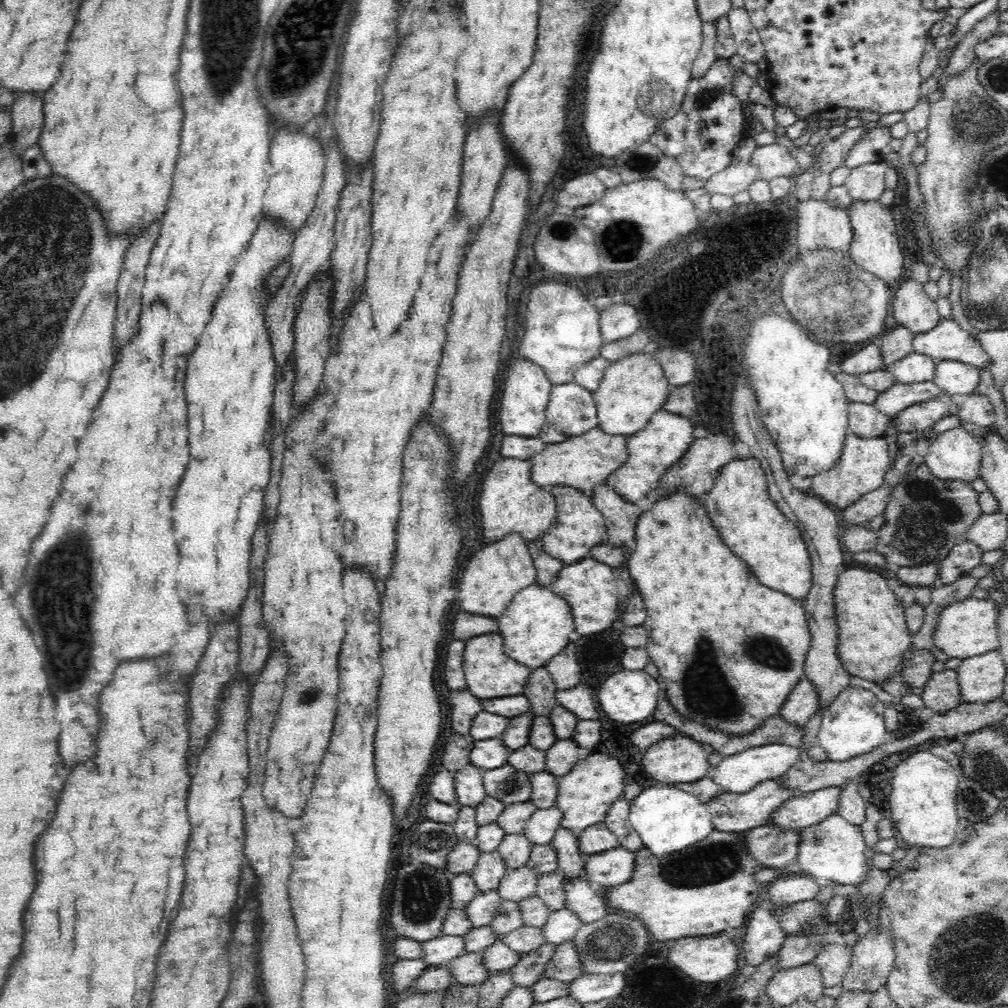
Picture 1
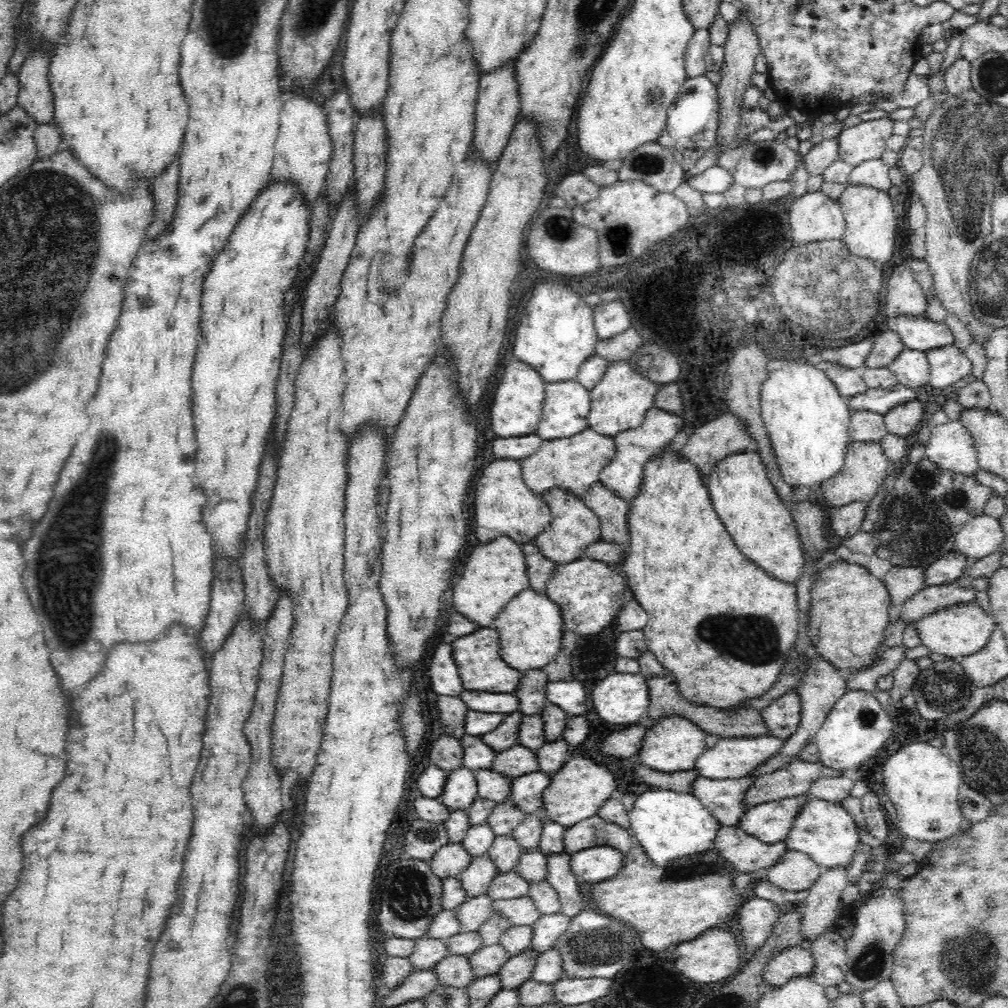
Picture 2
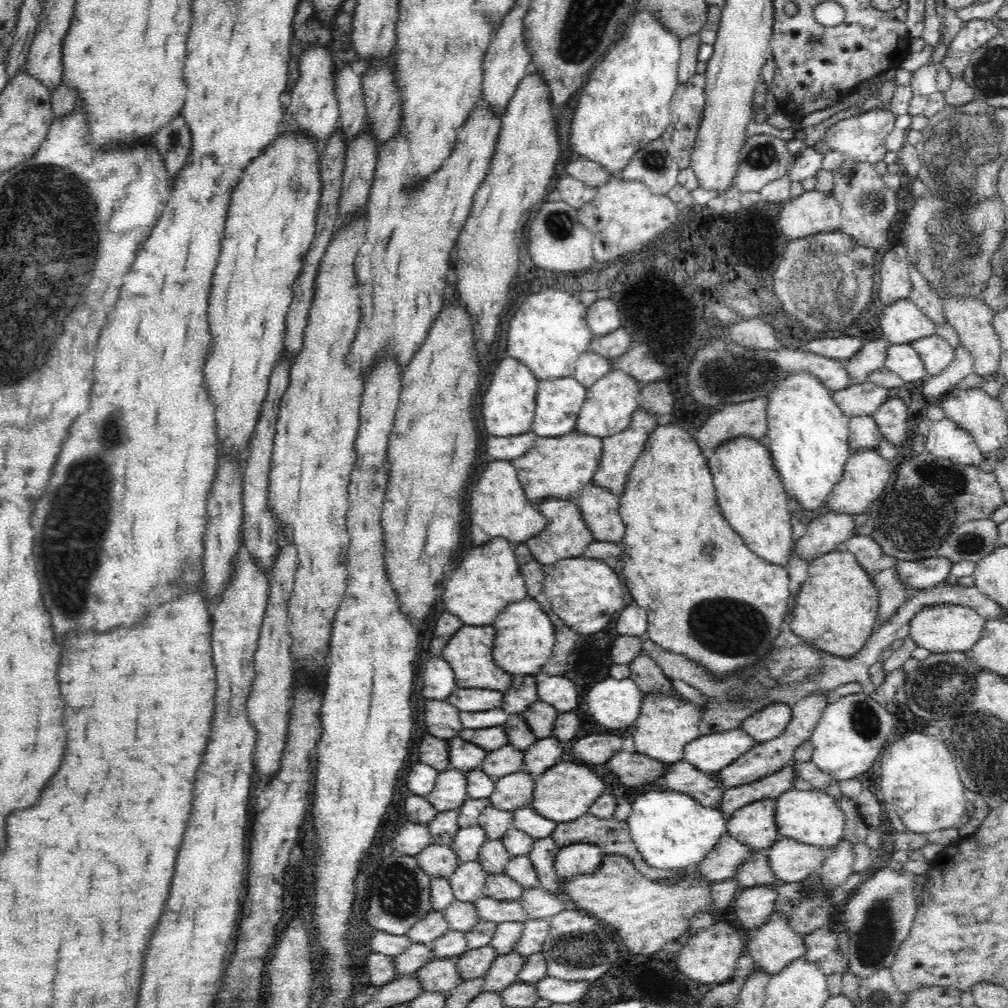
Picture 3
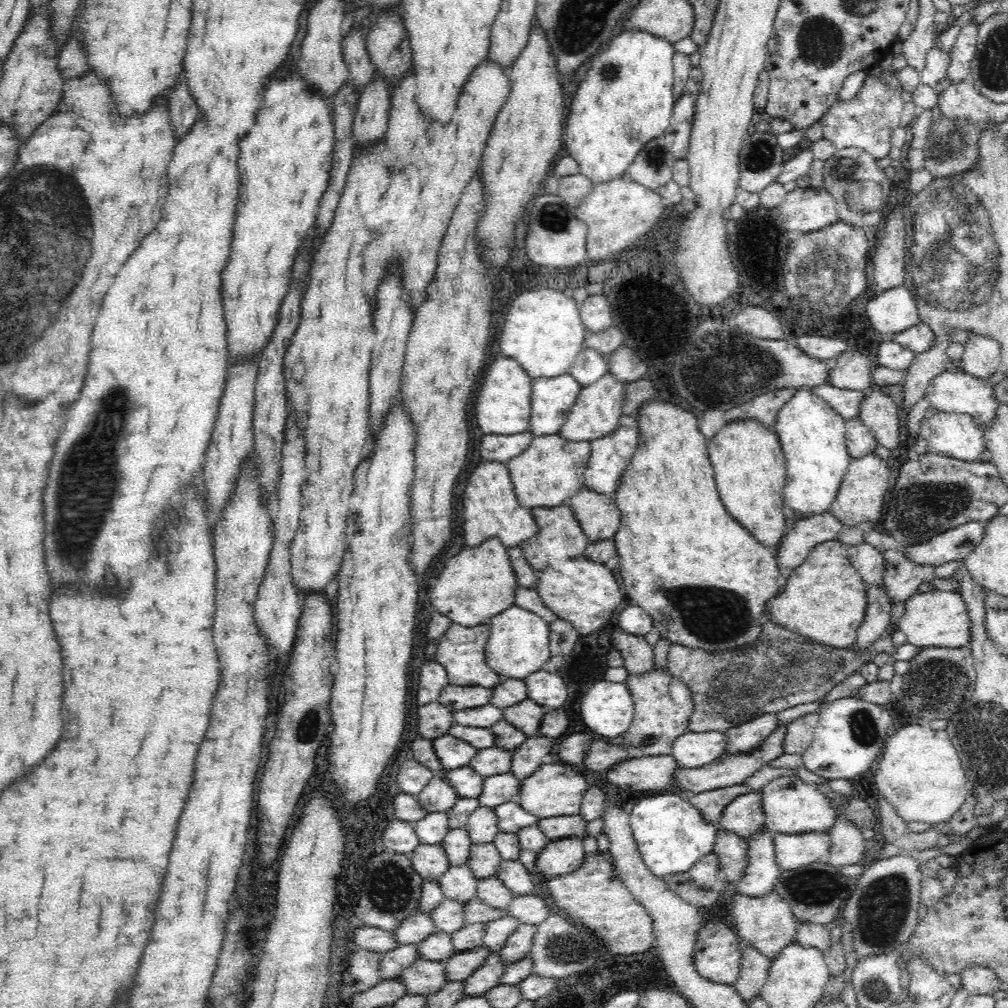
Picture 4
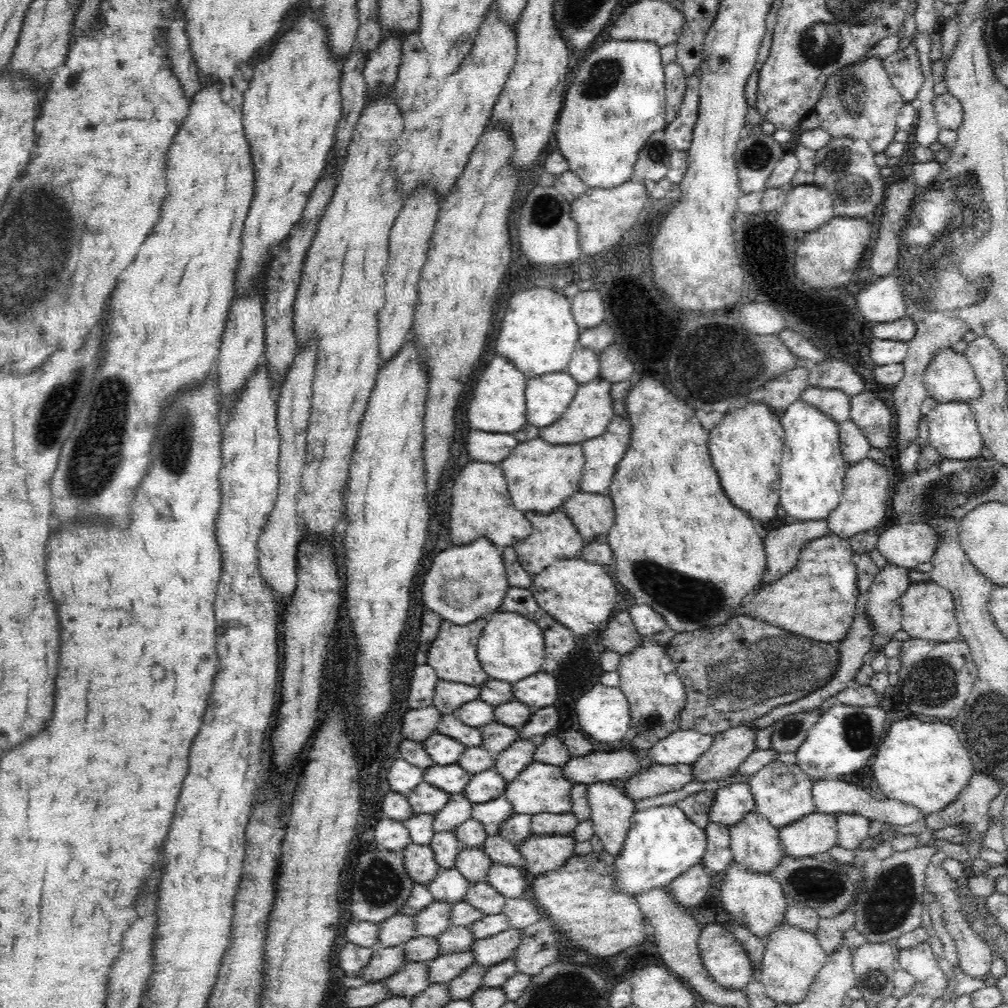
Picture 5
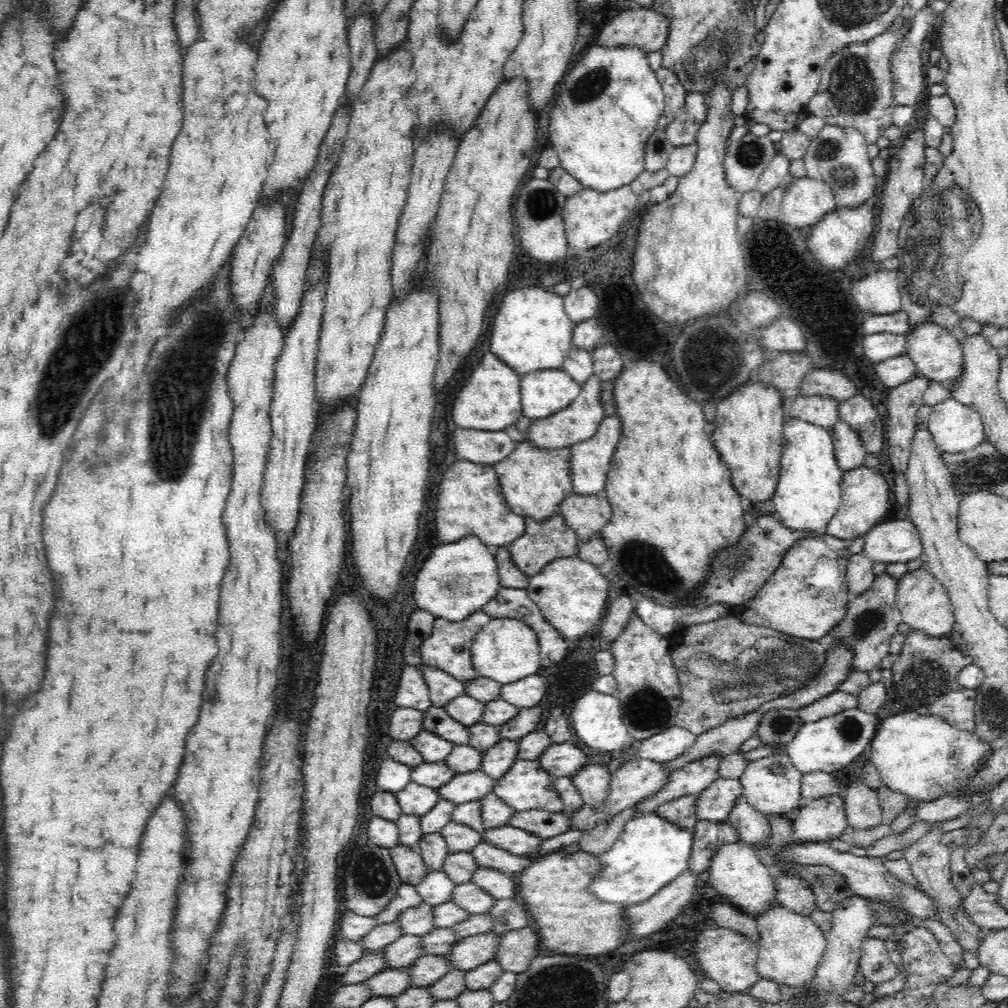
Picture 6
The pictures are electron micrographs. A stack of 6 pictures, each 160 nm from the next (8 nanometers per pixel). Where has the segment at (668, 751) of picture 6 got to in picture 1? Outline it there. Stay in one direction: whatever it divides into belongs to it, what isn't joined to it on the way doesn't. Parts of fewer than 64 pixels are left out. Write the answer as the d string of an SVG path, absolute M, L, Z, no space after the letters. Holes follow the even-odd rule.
M771 744L747 748L738 754L725 756L714 768L709 769L708 776L724 791L745 793L756 784L768 779L777 779L782 773L794 766L799 757L799 748L784 744Z

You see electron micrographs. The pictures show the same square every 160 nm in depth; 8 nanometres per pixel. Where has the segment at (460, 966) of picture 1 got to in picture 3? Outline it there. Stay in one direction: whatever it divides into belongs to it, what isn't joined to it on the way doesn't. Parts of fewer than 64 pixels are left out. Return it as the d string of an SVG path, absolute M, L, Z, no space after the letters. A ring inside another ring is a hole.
M434 958L413 972L423 991L448 993L463 980L458 972L456 958Z

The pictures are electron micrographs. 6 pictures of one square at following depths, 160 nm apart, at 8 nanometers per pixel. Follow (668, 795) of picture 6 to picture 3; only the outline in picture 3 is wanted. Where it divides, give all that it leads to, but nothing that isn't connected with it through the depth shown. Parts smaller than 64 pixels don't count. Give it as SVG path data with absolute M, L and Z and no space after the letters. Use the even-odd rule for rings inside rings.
M783 702L764 706L741 722L740 728L758 743L775 739L791 721L792 707Z

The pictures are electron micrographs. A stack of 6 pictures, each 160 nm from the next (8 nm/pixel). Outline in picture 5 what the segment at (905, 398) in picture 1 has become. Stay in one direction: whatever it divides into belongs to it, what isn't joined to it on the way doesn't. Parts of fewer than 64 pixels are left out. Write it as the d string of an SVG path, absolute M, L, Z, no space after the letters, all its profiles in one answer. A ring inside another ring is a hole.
M806 387L802 391L800 401L810 402L826 416L842 423L850 419L851 398L840 390L826 390L825 388Z

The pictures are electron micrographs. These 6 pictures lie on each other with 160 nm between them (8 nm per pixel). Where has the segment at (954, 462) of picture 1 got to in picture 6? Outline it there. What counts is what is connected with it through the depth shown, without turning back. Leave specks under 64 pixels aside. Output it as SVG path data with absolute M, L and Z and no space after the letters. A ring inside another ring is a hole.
M952 397L932 407L927 430L943 453L964 453L986 441L979 413Z

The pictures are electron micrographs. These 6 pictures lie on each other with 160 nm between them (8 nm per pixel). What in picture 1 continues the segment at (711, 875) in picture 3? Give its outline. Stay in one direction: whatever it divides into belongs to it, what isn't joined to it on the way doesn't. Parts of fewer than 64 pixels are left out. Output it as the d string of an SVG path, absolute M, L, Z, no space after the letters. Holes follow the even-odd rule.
M768 824L744 834L749 842L750 854L765 868L784 870L798 858L800 831L784 831Z

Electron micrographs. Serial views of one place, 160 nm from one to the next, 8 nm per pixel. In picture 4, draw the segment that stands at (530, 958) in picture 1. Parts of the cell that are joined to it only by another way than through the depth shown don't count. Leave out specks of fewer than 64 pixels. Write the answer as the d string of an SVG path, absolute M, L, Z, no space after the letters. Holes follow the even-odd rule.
M492 953L482 967L476 969L466 980L463 980L465 996L483 996L491 988L498 986L506 965L500 959L500 955Z

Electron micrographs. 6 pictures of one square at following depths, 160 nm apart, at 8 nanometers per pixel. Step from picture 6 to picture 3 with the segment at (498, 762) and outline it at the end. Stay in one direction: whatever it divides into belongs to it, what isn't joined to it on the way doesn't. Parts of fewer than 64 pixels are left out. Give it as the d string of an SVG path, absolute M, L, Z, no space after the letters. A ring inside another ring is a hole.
M554 736L536 739L534 744L523 751L525 771L533 777L544 774L551 766L560 762L562 752L562 745Z

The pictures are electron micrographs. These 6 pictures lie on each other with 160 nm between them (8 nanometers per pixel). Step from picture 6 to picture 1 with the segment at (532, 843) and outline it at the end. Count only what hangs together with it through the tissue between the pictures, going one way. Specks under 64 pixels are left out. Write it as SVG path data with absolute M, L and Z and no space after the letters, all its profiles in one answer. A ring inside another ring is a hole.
M612 848L598 854L581 854L585 880L594 887L618 886L631 882L635 874L635 853L626 848Z

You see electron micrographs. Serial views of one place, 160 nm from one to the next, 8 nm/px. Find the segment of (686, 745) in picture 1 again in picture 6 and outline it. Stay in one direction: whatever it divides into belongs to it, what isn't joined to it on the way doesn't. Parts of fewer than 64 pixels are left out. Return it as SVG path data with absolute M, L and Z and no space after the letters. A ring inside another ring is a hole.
M632 611L630 622L626 628L615 638L609 646L614 657L613 677L617 682L616 696L621 701L621 715L624 724L627 726L630 738L635 742L642 742L644 739L657 735L672 725L676 725L676 716L681 703L681 684L677 677L677 669L671 657L670 638L663 637L652 629L648 628L636 611Z

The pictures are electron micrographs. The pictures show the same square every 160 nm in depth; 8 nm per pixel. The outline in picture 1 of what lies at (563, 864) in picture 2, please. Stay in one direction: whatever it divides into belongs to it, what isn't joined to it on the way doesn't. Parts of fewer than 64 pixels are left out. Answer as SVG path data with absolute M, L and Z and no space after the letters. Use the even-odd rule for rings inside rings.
M564 877L564 906L580 917L583 923L591 923L602 918L609 912L606 906L606 899L596 893L596 887L590 885L585 878L566 878Z

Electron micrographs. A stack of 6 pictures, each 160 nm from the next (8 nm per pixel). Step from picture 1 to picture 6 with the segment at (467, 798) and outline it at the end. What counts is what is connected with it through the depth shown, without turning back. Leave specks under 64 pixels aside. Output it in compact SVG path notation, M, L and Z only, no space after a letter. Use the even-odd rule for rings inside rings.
M410 781L402 790L395 792L402 814L418 818L428 814L438 804L437 790Z

